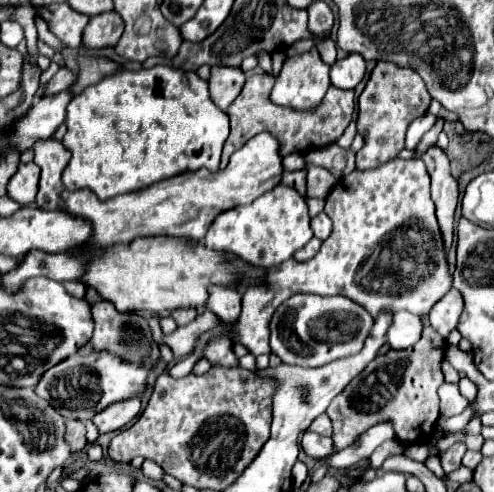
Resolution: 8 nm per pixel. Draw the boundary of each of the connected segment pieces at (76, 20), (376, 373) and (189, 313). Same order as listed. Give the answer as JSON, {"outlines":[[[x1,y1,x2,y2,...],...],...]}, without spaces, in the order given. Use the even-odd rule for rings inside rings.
{"outlines":[[[68,3,60,5,48,5,40,9,40,15,46,19,48,29,68,47,80,47,82,45,82,31,88,23,88,17,76,13,70,9]],[[424,317,424,333,420,341,406,351,388,349,380,353,372,365,364,369,350,385,346,385,344,393,334,397,326,415,334,425,334,451,338,453,346,449,360,433,376,423,392,423,396,439,404,445,428,441,436,429,440,419,438,411,438,387,444,383,444,375,440,371,440,361,444,357,446,341,430,327,428,317]],[[193,308,178,309,172,313,172,317,178,326,187,325,192,322,197,316,197,311]]]}

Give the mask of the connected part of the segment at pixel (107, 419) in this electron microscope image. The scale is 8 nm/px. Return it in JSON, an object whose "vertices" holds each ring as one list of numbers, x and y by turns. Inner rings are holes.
{"vertices":[[132,397,128,401,120,401,116,405,110,405,108,409,100,411,96,417,92,417,92,423,96,425,98,433,112,433,118,431,122,427,126,427,128,423,132,423,136,419,140,411,140,397]]}

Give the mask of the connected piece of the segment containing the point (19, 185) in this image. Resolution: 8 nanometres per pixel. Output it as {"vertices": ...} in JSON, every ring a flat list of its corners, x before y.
{"vertices":[[36,163,20,165,16,175,8,183,8,197,22,207,34,203,38,191,38,177,40,177,40,167]]}

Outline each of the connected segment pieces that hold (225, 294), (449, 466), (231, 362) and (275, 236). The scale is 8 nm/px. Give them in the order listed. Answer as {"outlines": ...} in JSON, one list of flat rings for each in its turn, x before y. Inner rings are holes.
{"outlines":[[[212,285,212,289,208,289,208,305,204,307,222,321,236,321,240,317,240,293,236,289]],[[454,443,444,453,440,453,440,463,442,463,442,469,444,469,446,475,450,475,454,469,460,467,460,461,462,461,464,451,466,451,464,443]],[[226,337,208,343,206,359,212,365,224,365,224,367,236,367,238,365,238,357,232,351,232,343]],[[278,185,264,197,256,199,252,205,240,209,228,209,212,221,204,237,204,245,212,251,226,251,250,265,270,269,290,259,298,249,302,249,312,239,310,215,306,209,306,199,292,187]]]}

